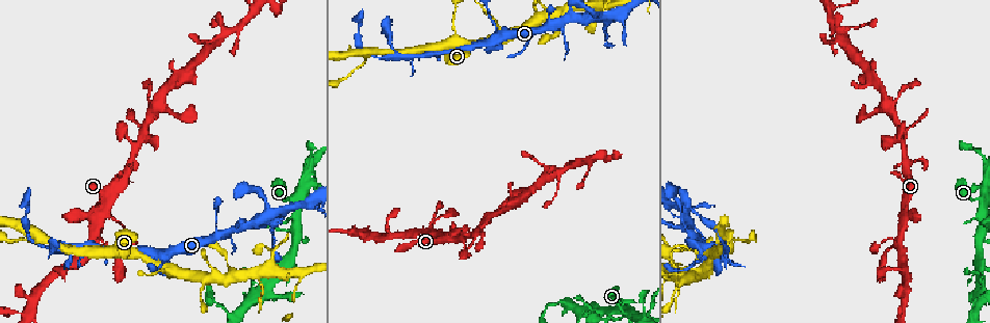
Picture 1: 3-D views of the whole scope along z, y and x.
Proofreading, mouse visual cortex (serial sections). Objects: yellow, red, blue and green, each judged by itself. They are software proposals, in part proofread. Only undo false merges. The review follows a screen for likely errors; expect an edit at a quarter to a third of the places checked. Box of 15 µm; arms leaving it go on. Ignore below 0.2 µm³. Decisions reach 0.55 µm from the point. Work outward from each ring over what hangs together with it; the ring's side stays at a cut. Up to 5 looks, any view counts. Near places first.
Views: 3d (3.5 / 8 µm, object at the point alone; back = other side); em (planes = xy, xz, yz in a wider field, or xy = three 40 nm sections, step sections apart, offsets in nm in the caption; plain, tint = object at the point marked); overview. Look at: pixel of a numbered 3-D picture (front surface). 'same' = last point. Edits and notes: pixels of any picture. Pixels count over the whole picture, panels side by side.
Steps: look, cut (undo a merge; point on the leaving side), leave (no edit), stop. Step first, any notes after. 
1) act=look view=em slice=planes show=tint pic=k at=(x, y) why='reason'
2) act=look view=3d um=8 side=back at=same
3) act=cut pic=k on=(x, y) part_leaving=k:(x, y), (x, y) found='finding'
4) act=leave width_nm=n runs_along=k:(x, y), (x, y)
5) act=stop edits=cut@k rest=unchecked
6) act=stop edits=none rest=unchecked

act=look view=3d um=3.5 pic=1 at=(441, 235)

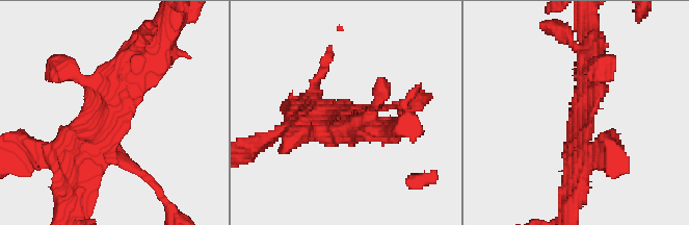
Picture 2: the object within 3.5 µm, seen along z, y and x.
act=look view=em slice=xy step=5 show=tint pic=2 at=(111, 116) why='now the EM'

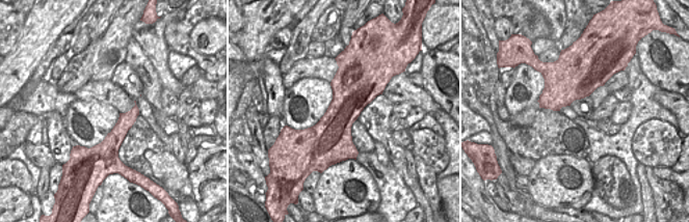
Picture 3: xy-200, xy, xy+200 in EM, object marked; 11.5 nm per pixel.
act=leave runs_along=3:(135, 109), (102, 148), (94, 149) found='continuous, no second cell'

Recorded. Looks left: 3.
act=look view=3d um=3.5 pic=1 at=(272, 292) why='abrupt turn'

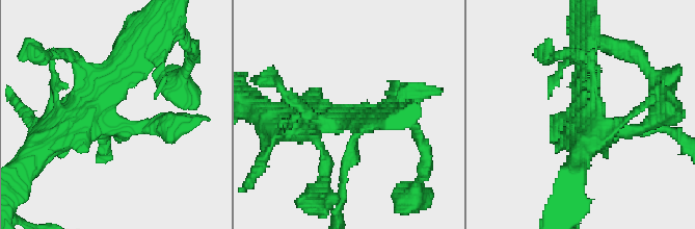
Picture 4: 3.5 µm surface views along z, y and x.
act=leave runs_along=4:(586, 56), (583, 129), (564, 120) found='continuous, no second cell'

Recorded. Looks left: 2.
act=stop edits=none rest=unchecked

